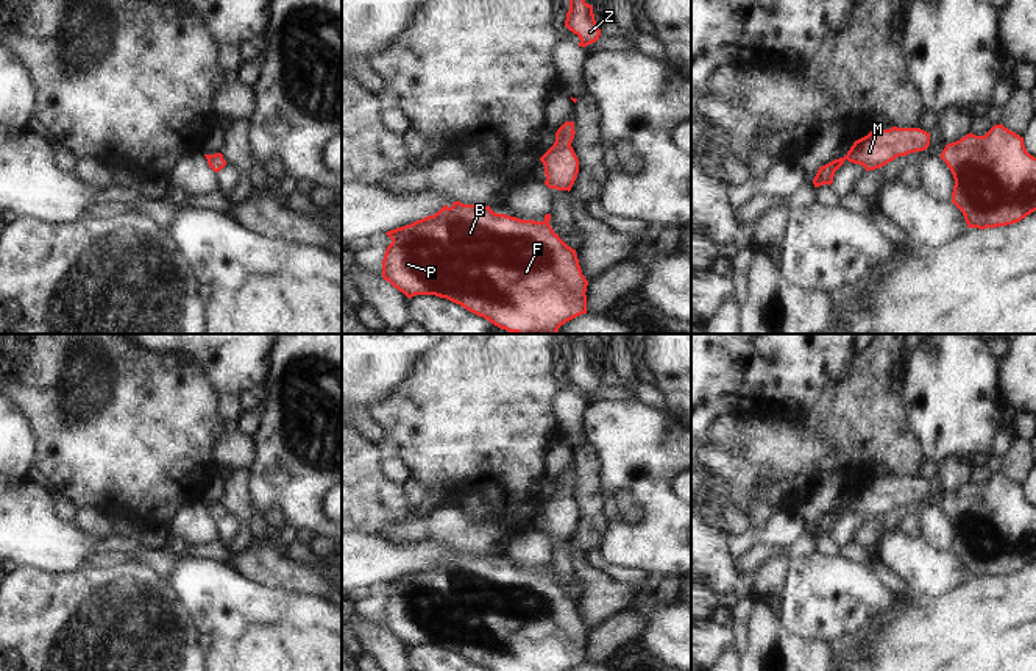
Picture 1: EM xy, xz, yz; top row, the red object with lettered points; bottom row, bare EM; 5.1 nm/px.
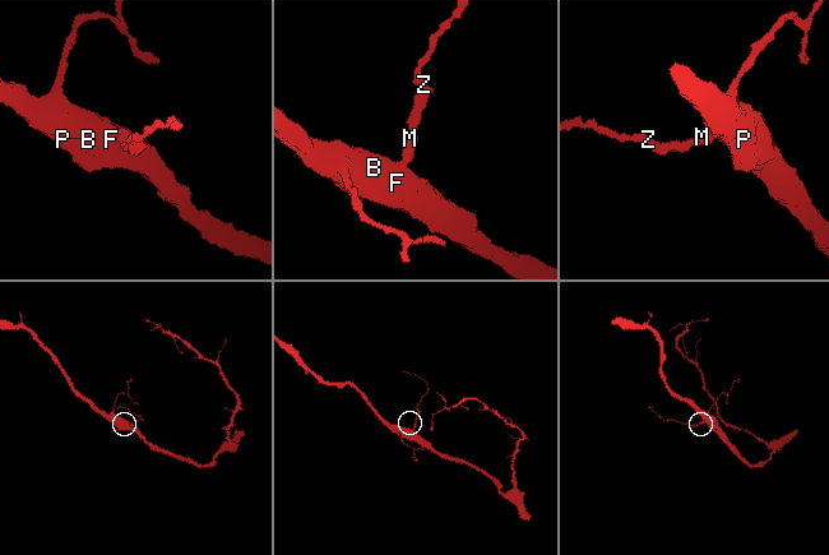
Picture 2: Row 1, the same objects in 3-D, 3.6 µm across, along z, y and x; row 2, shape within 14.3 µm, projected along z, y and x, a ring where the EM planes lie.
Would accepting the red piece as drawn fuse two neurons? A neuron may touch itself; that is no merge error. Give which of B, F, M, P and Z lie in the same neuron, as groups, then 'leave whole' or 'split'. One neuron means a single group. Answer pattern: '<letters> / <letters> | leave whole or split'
B F M P Z | leave whole

